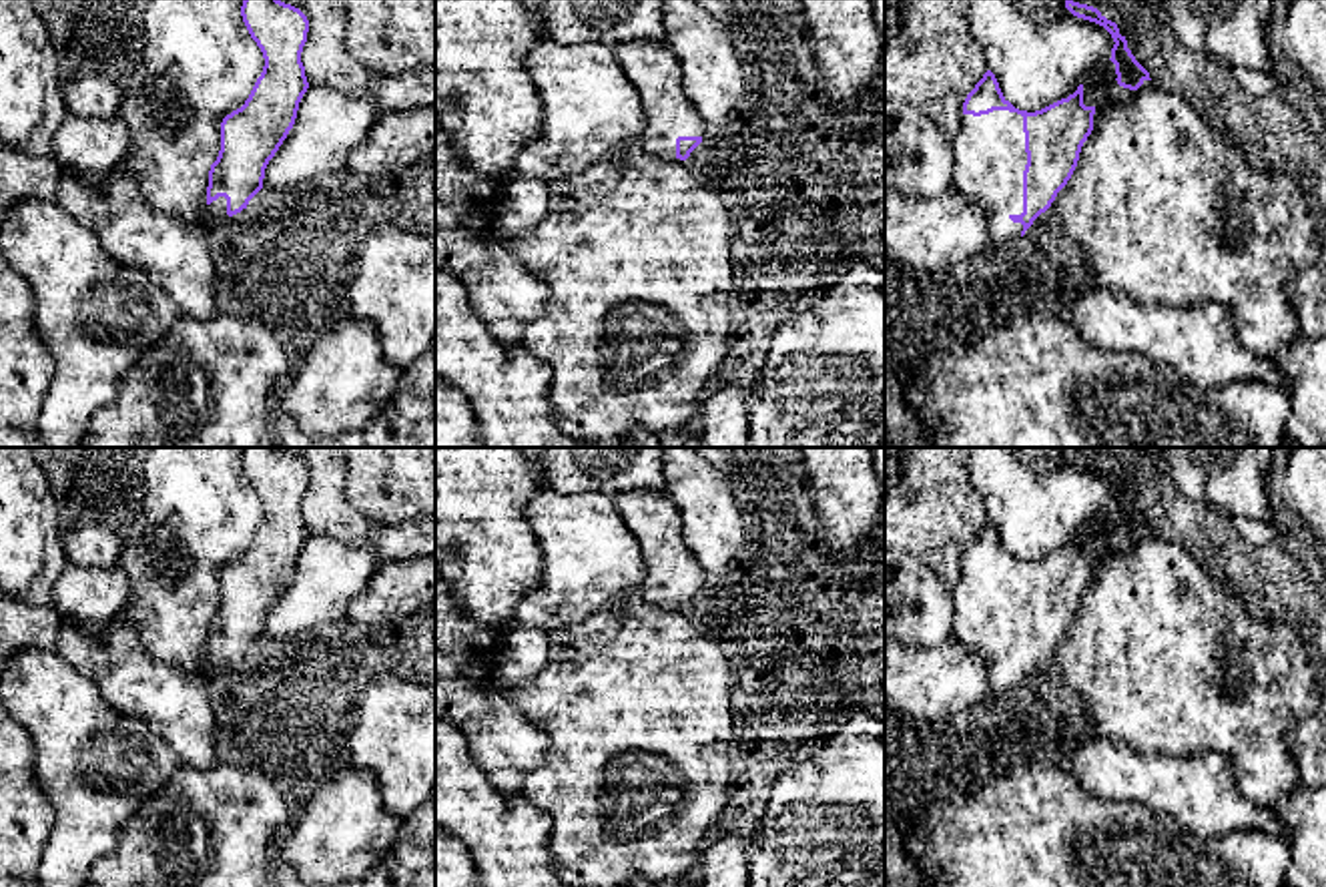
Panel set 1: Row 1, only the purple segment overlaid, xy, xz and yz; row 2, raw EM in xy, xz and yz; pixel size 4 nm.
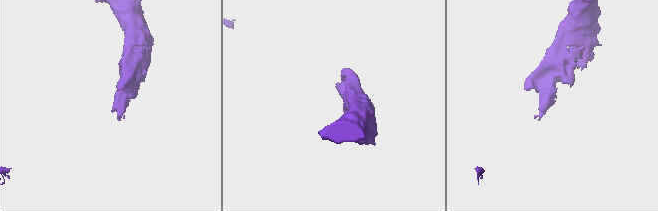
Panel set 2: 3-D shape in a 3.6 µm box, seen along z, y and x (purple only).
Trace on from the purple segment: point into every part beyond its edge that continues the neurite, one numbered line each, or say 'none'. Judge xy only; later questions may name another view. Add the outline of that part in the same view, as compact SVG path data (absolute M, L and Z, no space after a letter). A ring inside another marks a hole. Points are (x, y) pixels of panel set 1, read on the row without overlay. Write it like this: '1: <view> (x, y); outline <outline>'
1: xy (217, 659); outline M219 646L217 650L213 650L211 654L207 654L207 674L215 674L223 668L227 668L227 648Z

